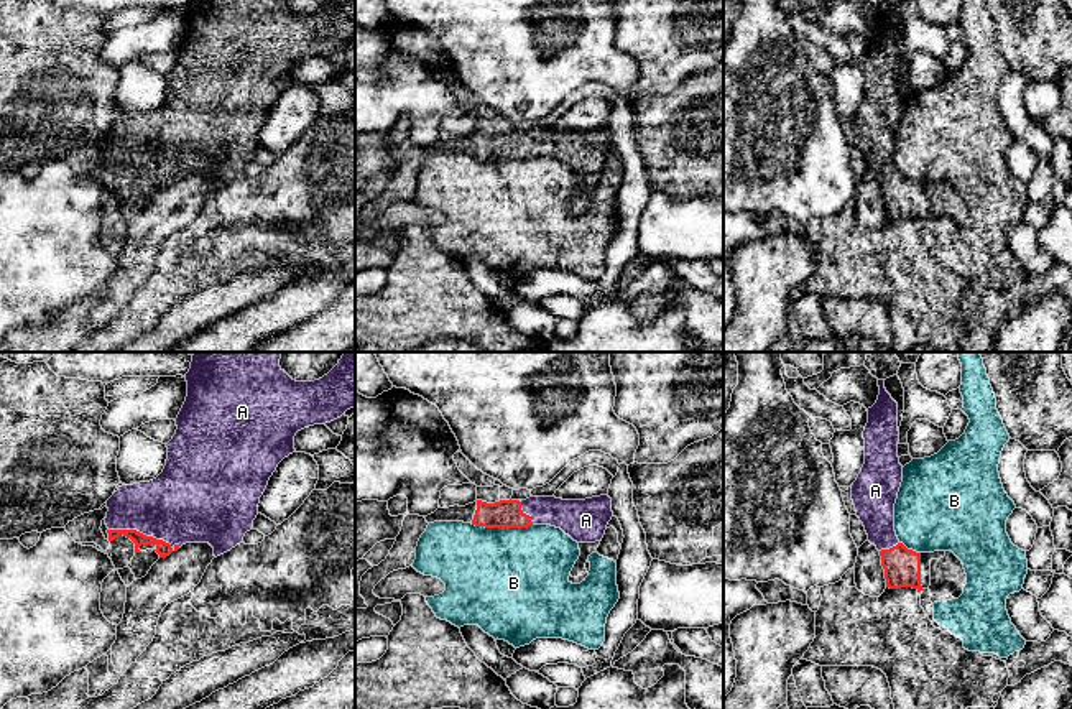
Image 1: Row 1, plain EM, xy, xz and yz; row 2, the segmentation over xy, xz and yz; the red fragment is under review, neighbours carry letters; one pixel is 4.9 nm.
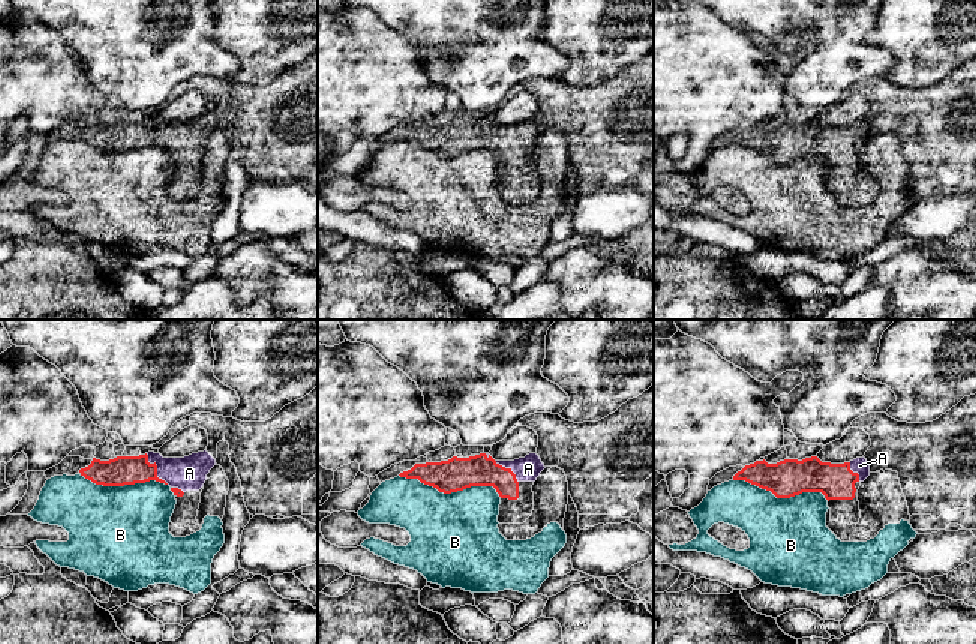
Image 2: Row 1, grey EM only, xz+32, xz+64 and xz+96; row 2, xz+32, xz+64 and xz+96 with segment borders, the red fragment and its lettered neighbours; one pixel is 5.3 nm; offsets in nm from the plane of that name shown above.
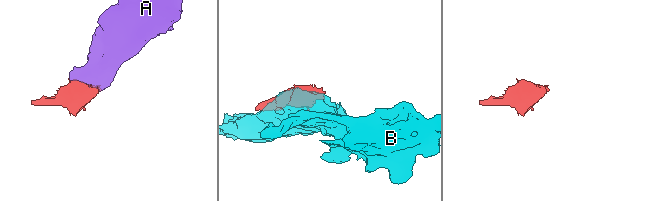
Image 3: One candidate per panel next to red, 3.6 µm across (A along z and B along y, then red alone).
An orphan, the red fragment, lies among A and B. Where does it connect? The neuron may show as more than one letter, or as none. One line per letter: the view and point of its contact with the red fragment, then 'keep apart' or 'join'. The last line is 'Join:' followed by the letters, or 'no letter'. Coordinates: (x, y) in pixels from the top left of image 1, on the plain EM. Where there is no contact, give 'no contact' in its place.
A: meets red in xy at (145, 166); join
B: meets red in xz at (502, 158); keep apart
Join: A

